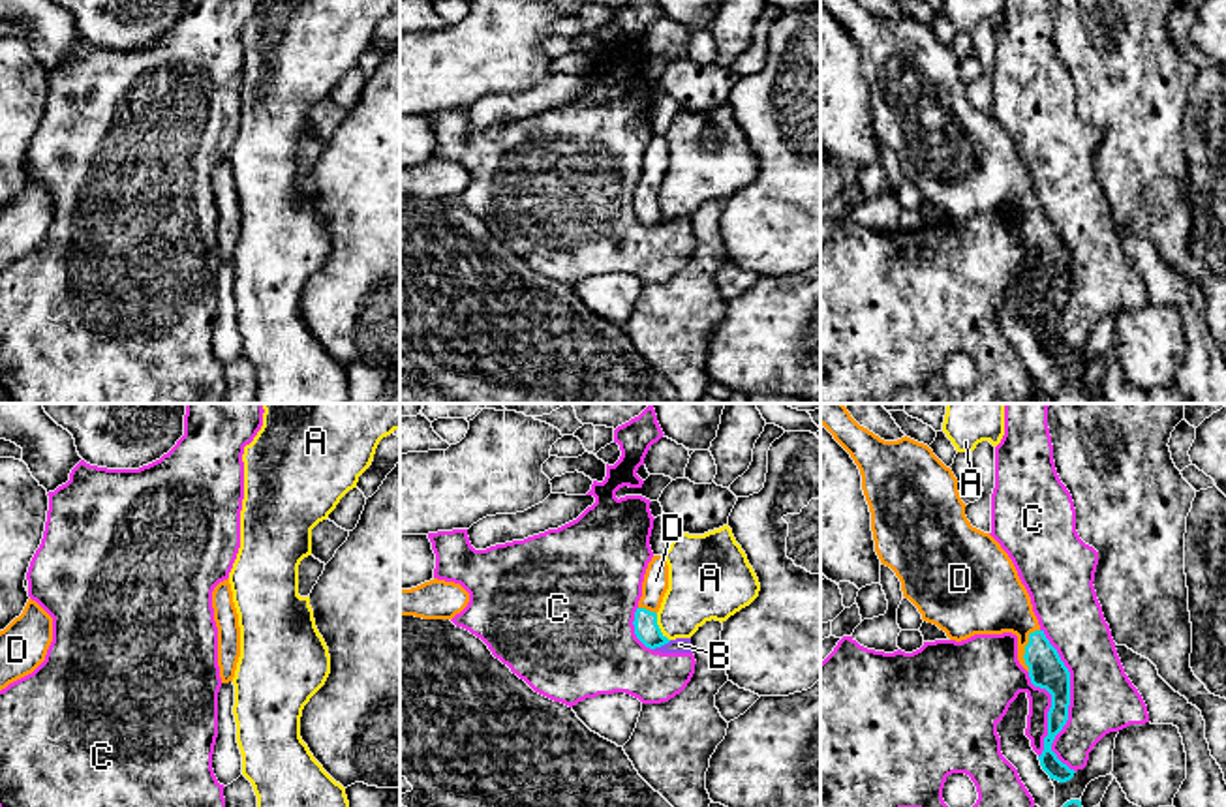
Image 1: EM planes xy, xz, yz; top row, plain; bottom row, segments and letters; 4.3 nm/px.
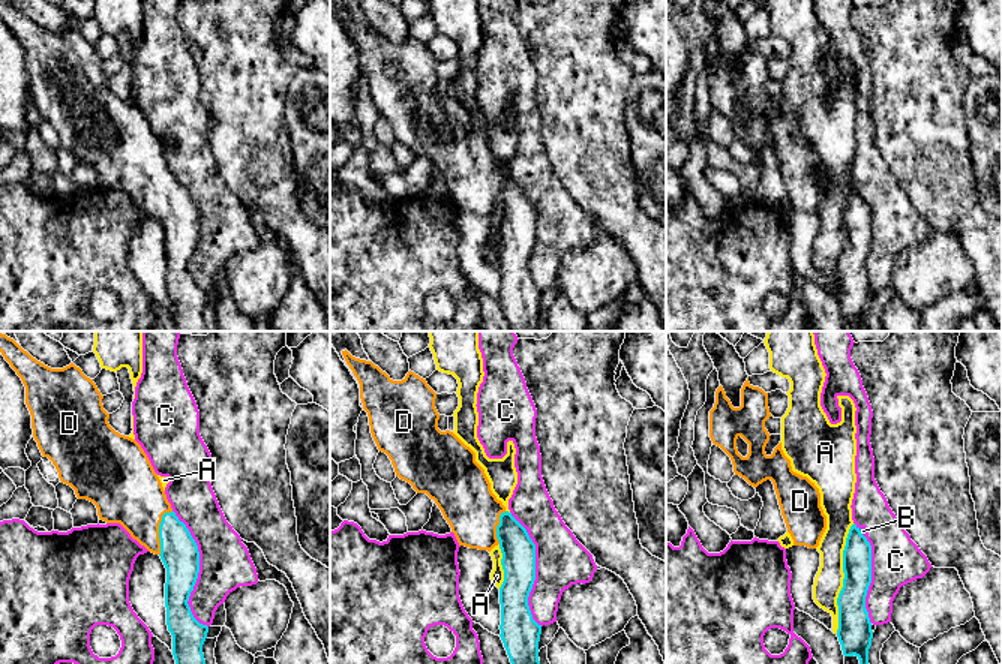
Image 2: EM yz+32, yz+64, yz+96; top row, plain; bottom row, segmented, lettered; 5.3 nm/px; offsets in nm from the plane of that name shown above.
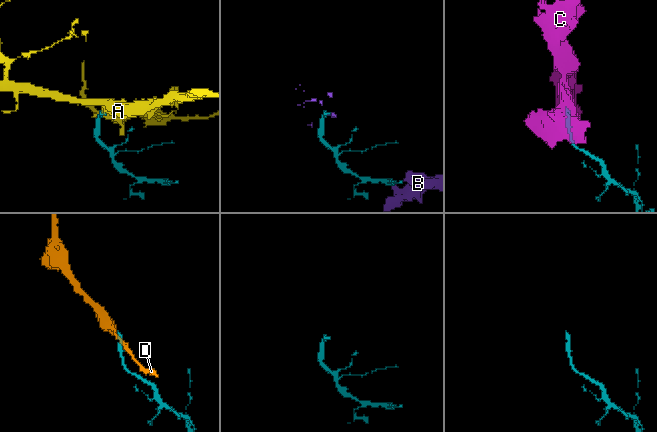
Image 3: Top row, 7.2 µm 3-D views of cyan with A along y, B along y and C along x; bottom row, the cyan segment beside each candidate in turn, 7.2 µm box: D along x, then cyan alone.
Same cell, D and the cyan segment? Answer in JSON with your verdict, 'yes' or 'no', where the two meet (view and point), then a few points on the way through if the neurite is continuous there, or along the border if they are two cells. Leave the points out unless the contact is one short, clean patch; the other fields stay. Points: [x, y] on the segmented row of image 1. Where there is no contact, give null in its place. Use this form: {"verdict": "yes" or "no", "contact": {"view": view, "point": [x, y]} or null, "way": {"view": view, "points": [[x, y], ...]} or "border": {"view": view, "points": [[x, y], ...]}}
{"verdict": "yes", "contact": {"view": "yz", "point": [1026, 648]}, "way": {"view": "yz", "points": [[1046, 670], [1026, 648], [1026, 635], [992, 601]]}}

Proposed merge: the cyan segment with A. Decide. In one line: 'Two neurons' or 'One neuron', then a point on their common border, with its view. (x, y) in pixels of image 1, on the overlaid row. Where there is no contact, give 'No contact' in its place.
Two neurons. Touches cyan at xz (658, 627)

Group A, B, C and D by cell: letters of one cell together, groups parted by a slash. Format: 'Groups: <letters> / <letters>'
Groups: A / B C / D

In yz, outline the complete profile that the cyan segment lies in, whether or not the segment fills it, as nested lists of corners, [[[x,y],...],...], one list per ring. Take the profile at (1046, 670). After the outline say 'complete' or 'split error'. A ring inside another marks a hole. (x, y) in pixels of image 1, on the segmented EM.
[[[820,404],[820,424],[858,465],[871,512],[875,552],[881,563],[896,572],[903,597],[918,608],[922,619],[937,625],[956,642],[974,634],[1018,636],[1019,664],[1029,672],[1034,687],[1051,694],[1040,766],[1050,779],[1070,781],[1076,771],[1051,751],[1055,736],[1068,721],[1070,672],[1040,629],[1031,597],[1008,554],[989,533],[973,527],[967,520],[967,505],[959,497],[952,469],[927,445],[907,435],[897,441],[881,439],[860,426],[843,404]]]; split error

